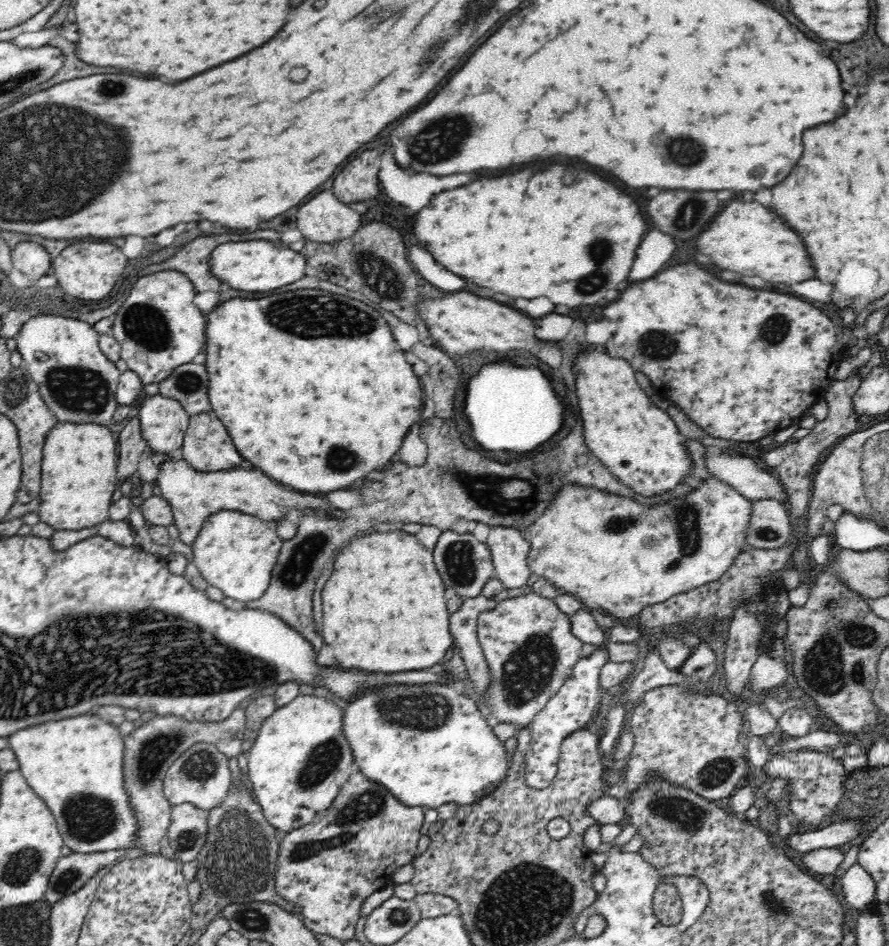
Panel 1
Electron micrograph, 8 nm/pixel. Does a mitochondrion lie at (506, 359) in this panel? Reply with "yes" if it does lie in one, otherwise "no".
no

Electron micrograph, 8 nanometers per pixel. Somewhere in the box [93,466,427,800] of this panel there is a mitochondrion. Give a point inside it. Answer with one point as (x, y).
(156, 748)

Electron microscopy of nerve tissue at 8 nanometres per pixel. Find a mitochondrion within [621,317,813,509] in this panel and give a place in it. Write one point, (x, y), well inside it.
(654, 345)

